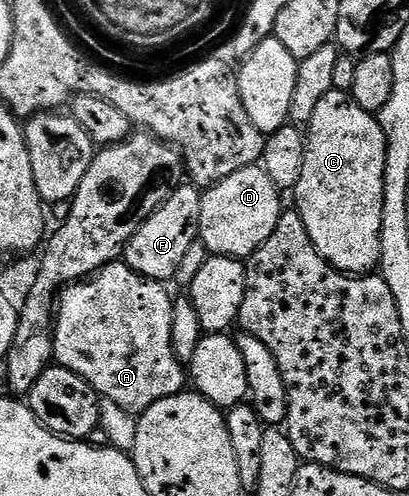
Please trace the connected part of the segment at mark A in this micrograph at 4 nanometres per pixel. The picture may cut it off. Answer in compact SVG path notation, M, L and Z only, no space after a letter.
M120 260L102 267L93 277L67 287L59 295L56 310L56 334L52 338L55 361L82 375L101 399L114 400L118 408L126 408L126 412L137 416L144 414L150 404L181 393L186 386L186 366L172 347L173 299L164 290L167 289L161 283L135 274Z

